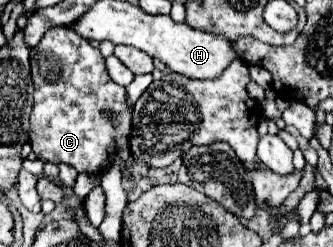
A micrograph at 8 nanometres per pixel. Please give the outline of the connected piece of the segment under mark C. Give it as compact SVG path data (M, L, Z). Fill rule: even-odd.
M50 28L46 32L46 36L40 40L40 44L36 48L32 48L30 52L30 64L32 64L32 82L34 82L34 108L30 114L30 144L32 144L32 152L36 154L38 160L42 162L52 162L52 164L68 164L72 168L76 168L78 174L102 174L104 170L108 170L114 162L128 162L132 160L132 150L128 148L130 144L130 134L132 134L132 104L126 98L126 88L118 86L110 80L106 66L104 66L104 56L100 54L98 48L92 48L88 40L84 40L80 34L76 34L72 28ZM110 144L116 144L116 154L110 154Z

